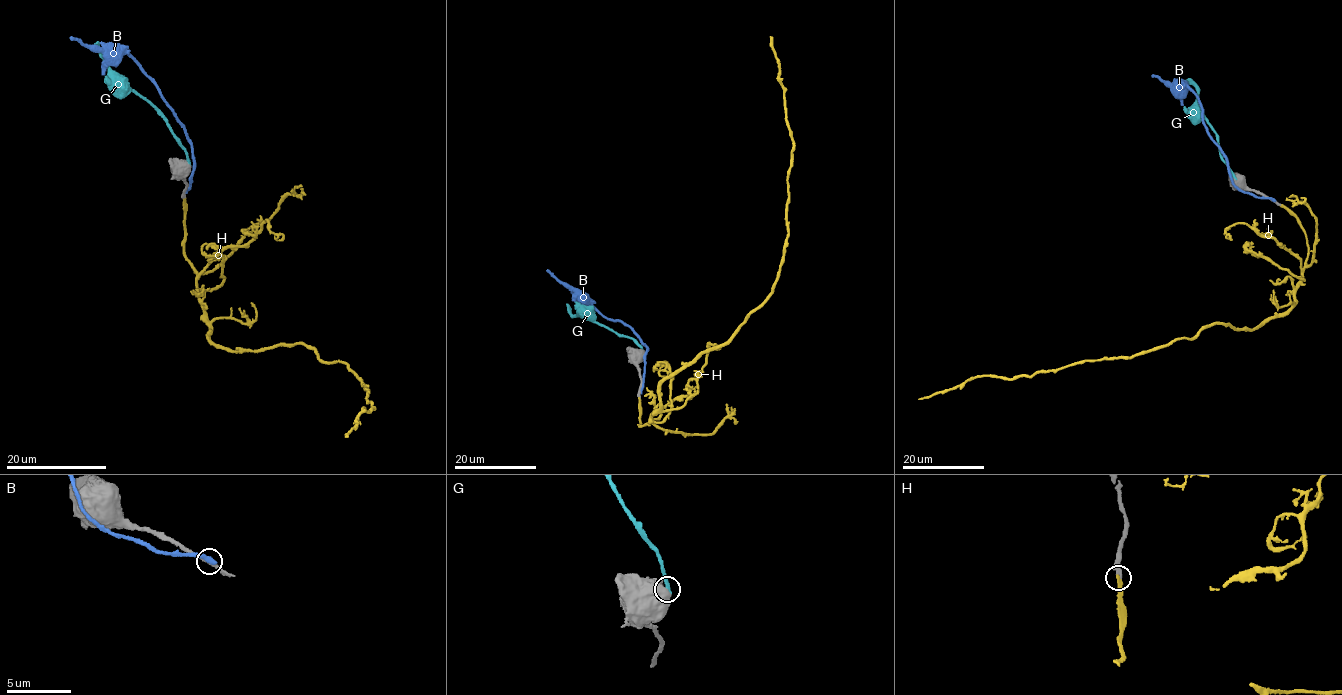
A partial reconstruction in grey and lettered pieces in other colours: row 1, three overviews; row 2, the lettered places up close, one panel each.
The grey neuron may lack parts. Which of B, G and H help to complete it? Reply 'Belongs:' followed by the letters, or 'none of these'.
Belongs: H

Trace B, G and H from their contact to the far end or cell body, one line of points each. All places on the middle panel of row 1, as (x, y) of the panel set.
B: (640, 390), (647, 352), (639, 338), (623, 322), (603, 316), (579, 293), (563, 285), (547, 269)
G: (644, 353), (632, 339), (619, 335), (590, 317), (572, 315), (566, 304)
H: (638, 399), (639, 426), (660, 407), (663, 381), (723, 346), (774, 286), (788, 234), (793, 140), (770, 36)

